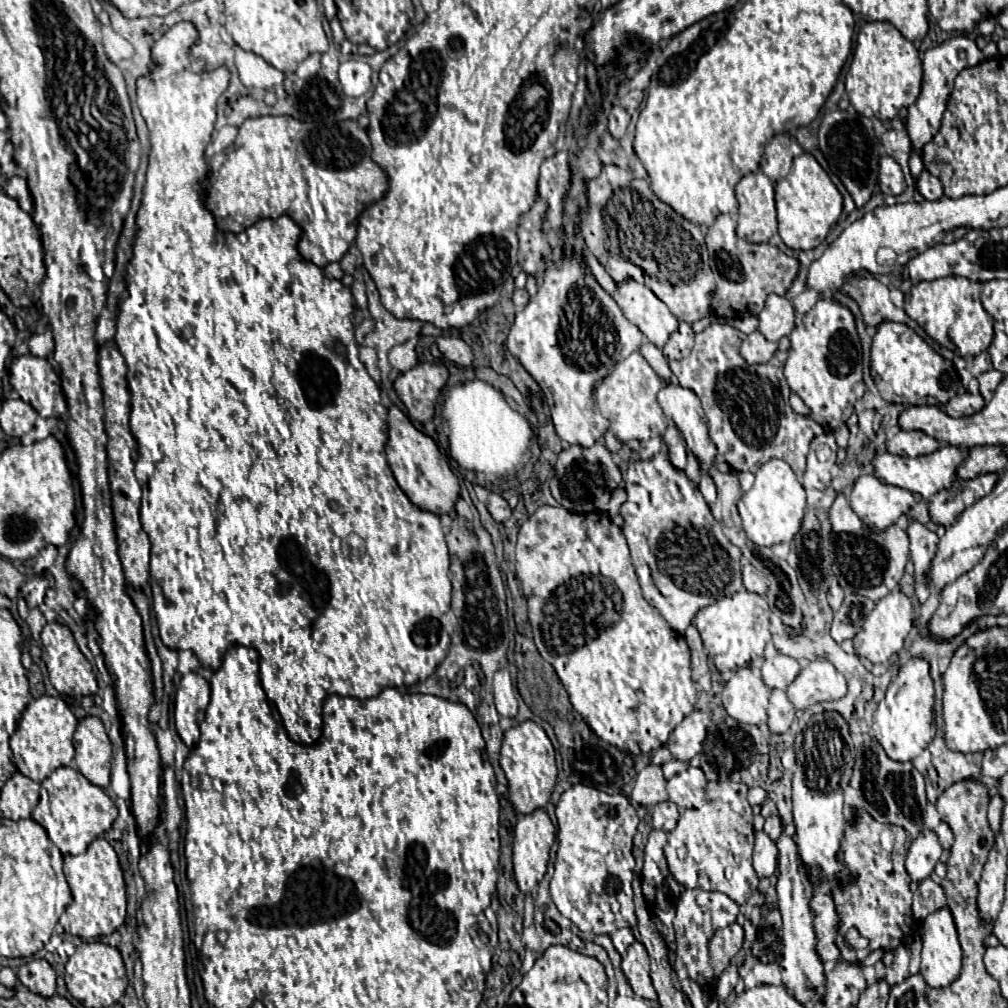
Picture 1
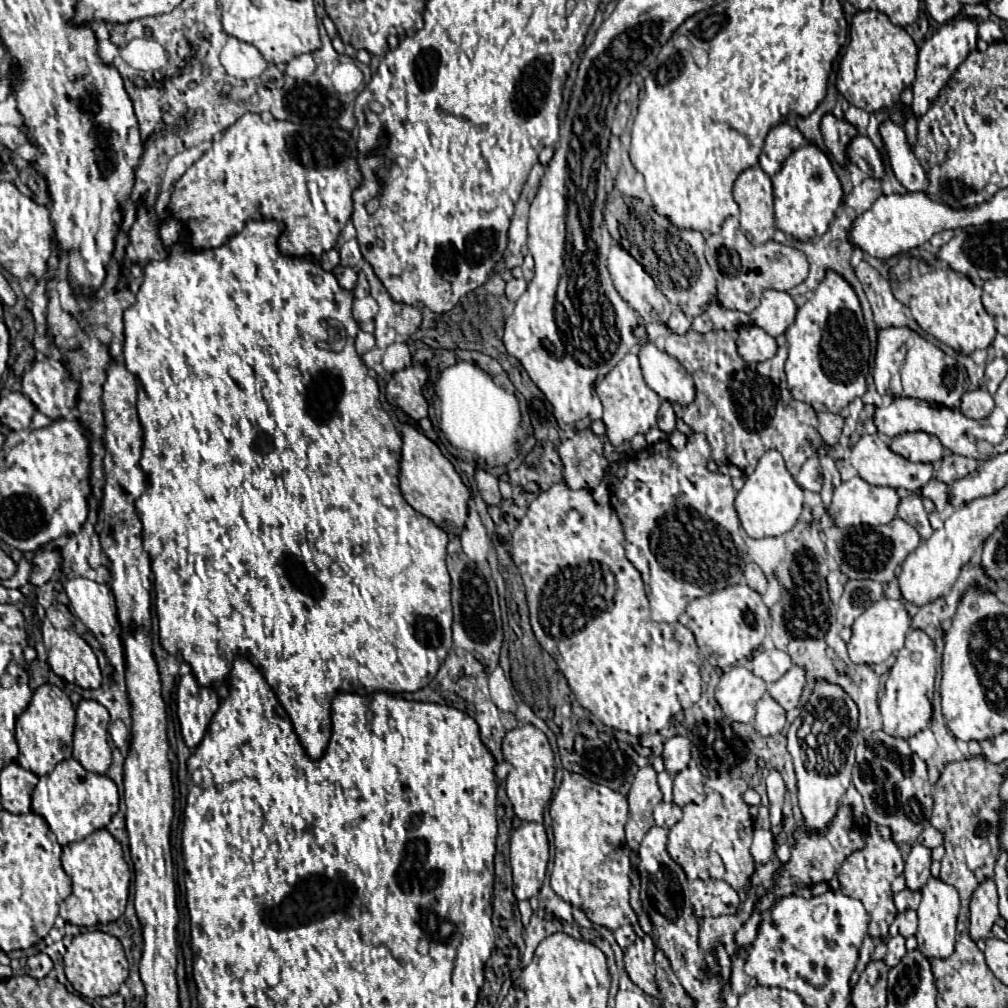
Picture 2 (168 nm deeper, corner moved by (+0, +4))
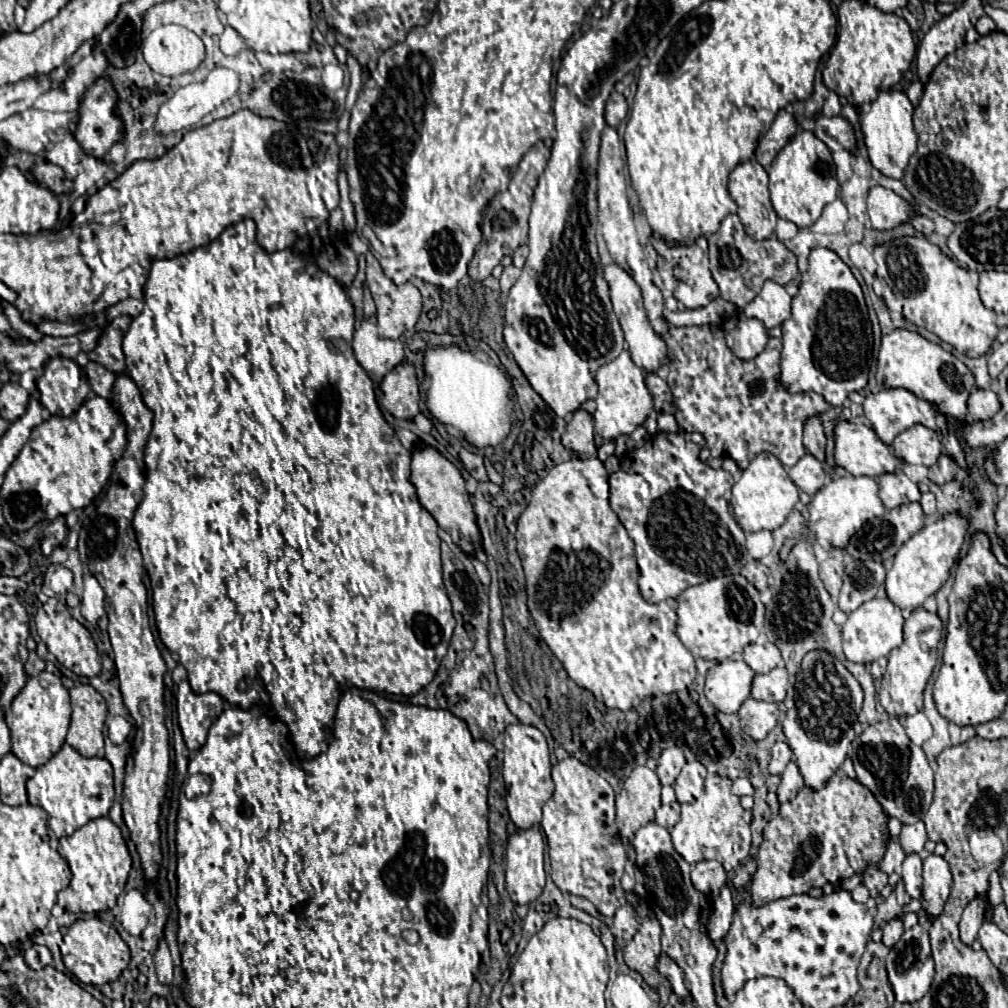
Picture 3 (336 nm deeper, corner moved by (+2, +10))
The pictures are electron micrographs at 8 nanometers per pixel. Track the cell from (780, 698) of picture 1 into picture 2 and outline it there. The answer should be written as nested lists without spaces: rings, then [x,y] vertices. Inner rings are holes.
[[[765,694],[757,702],[757,714],[753,720],[753,728],[759,736],[771,736],[779,734],[785,728],[785,710]]]

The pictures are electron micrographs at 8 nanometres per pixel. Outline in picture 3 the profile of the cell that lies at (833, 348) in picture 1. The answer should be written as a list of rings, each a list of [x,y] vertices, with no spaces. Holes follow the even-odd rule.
[[[815,248],[809,256],[809,272],[799,288],[799,294],[791,304],[791,318],[783,322],[783,352],[781,352],[781,384],[787,392],[815,392],[823,396],[831,406],[843,406],[847,396],[867,386],[867,352],[873,342],[871,322],[863,292],[849,266],[827,248]]]

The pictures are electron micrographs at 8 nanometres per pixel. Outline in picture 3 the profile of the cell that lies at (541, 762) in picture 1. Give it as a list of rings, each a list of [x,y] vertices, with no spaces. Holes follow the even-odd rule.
[[[511,724],[505,728],[505,742],[503,742],[503,778],[507,786],[507,810],[511,820],[517,828],[537,826],[541,822],[541,808],[551,798],[553,780],[551,780],[551,760],[549,760],[549,746],[541,730],[529,724]]]

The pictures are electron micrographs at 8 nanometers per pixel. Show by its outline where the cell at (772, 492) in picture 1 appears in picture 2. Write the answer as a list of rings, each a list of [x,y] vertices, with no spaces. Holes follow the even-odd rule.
[[[769,450],[761,456],[755,472],[745,480],[745,486],[739,490],[735,498],[735,510],[739,514],[741,526],[751,538],[781,536],[789,532],[801,514],[801,506],[803,506],[803,490],[785,470],[785,462],[777,450]]]

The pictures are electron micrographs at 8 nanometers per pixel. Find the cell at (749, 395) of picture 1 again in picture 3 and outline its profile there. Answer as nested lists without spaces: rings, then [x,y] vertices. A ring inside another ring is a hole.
[[[669,326],[665,344],[673,356],[667,384],[677,408],[675,418],[683,430],[701,432],[713,458],[729,456],[741,470],[761,454],[775,454],[785,468],[797,464],[807,454],[803,446],[803,428],[811,416],[831,410],[815,392],[789,394],[779,382],[779,356],[783,342],[769,338],[767,348],[753,360],[739,360],[725,342],[725,332],[715,326]]]

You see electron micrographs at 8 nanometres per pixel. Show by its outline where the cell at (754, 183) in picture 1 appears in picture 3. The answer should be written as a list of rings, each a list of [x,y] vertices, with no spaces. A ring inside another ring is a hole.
[[[755,158],[739,164],[729,176],[729,194],[739,206],[745,232],[755,240],[769,238],[777,224],[768,187],[768,174]]]

